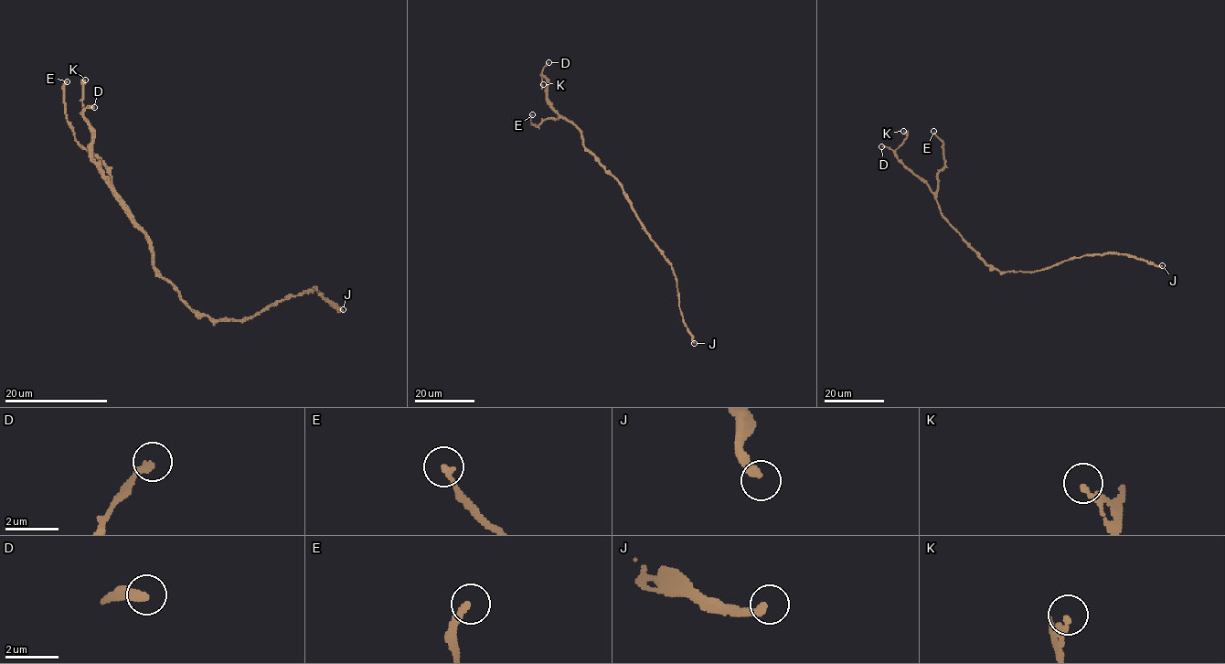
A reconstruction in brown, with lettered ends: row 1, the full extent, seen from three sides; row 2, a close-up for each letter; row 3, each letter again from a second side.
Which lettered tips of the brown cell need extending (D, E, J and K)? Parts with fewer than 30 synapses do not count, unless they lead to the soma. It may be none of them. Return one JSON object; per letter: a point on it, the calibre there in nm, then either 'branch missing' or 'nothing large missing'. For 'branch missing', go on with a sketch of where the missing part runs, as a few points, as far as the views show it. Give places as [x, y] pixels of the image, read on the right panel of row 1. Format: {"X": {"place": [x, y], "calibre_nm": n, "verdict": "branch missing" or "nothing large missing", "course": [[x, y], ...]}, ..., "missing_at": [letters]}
{"D": {"place": [881, 146], "calibre_nm": 240, "verdict": "nothing large missing"}, "E": {"place": [933, 131], "calibre_nm": 200, "verdict": "nothing large missing"}, "J": {"place": [1162, 265], "calibre_nm": 300, "verdict": "nothing large missing"}, "K": {"place": [903, 131], "calibre_nm": 190, "verdict": "nothing large missing"}, "missing_at": []}

